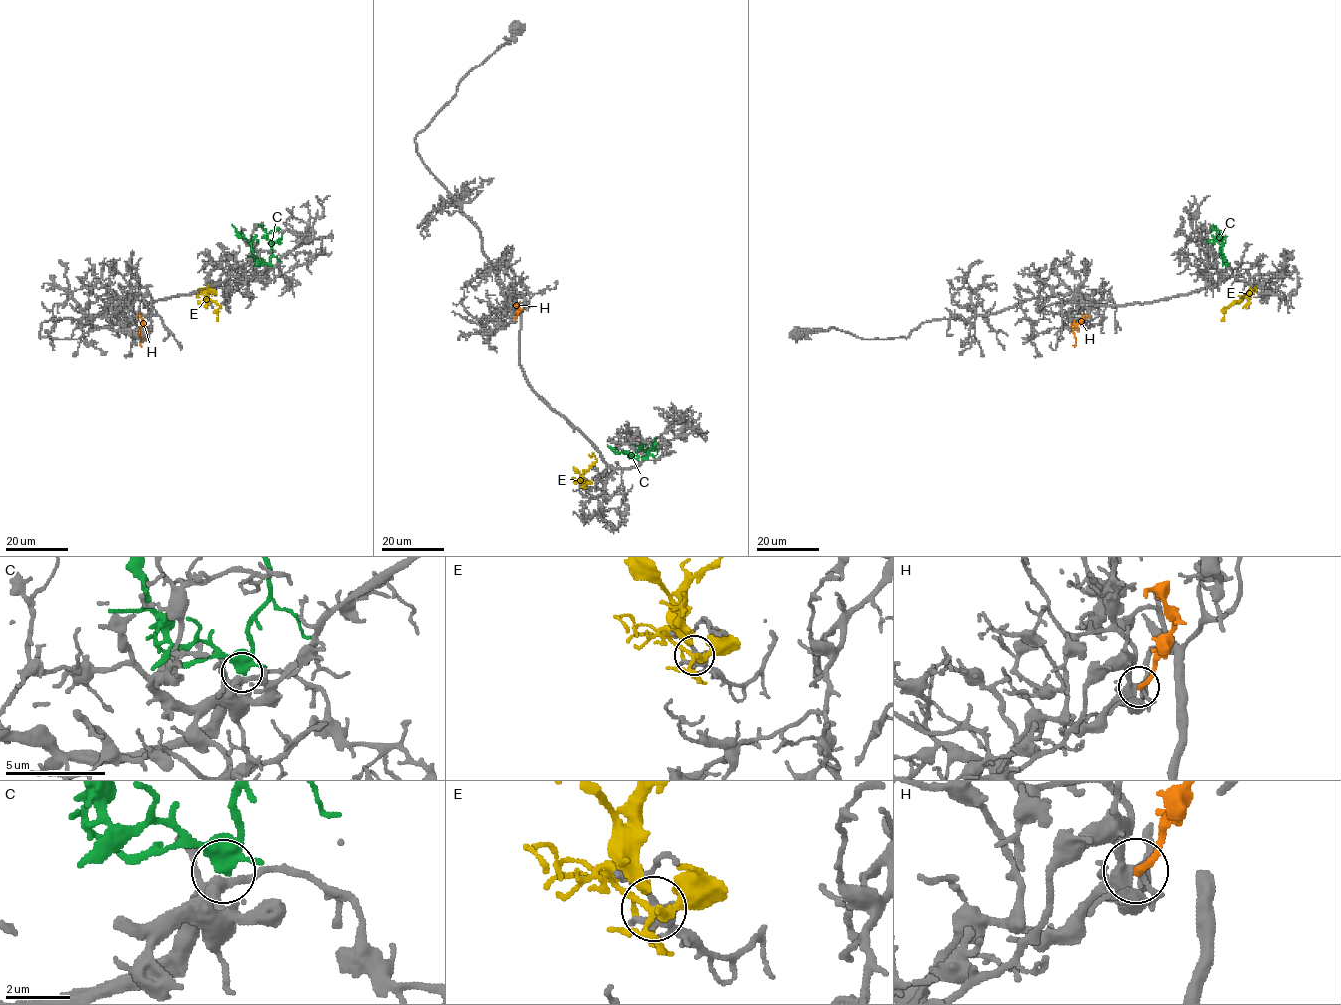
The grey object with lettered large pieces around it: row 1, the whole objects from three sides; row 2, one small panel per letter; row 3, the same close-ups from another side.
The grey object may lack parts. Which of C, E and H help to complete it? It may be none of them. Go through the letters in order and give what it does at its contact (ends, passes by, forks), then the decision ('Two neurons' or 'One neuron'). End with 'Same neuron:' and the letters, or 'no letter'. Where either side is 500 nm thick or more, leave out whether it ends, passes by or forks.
C: It forks there. One neuron
E: It forks there. Two neurons
H: It ends there. One neuron
Same neuron: C, H

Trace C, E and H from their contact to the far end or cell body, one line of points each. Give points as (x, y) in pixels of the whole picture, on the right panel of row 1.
C: (1227, 266), (1220, 253), (1221, 234), (1212, 224)
E: (1252, 290), (1249, 297), (1242, 297), (1225, 307), (1221, 321)
H: (1088, 315), (1073, 327), (1076, 342), (1073, 345)

